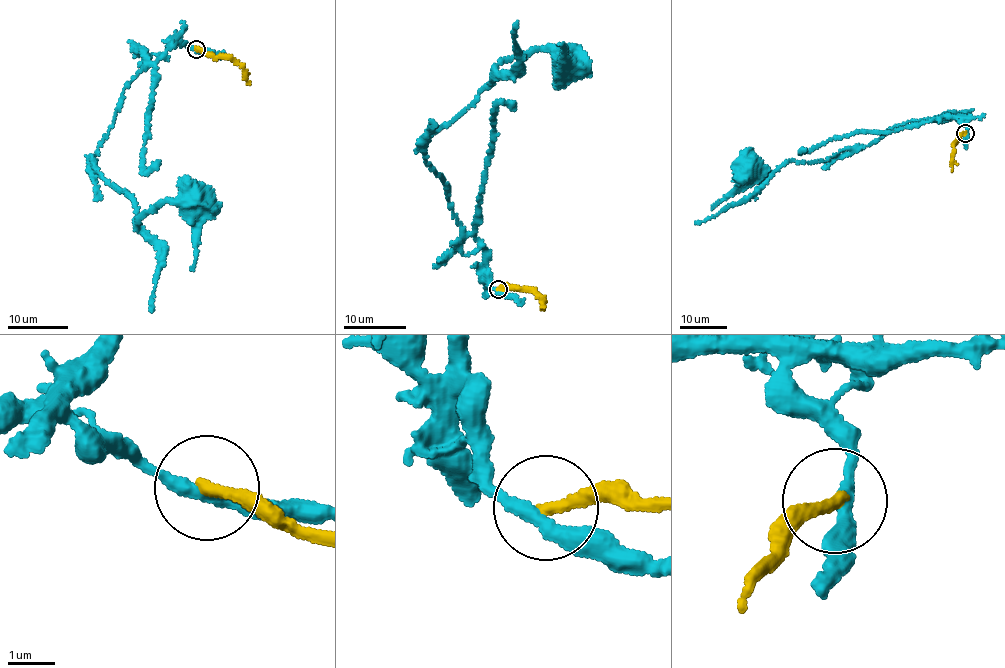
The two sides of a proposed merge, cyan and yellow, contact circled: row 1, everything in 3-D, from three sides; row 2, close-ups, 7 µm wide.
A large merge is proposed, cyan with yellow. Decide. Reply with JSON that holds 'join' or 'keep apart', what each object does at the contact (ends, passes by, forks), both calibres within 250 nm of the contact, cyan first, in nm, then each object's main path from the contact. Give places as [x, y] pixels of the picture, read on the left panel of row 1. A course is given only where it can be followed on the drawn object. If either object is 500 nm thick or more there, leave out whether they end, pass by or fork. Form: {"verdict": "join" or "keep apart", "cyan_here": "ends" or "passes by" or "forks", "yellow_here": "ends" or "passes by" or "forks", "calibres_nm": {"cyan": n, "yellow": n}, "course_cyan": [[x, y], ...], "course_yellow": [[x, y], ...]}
{"verdict": "keep apart", "cyan_here": "passes by", "yellow_here": "ends", "calibres_nm": {"cyan": 280, "yellow": 280}, "course_cyan": [[195, 49], [176, 40], [125, 88], [91, 161], [131, 196], [134, 224], [165, 200], [194, 209], [196, 203]], "course_yellow": [[196, 49], [230, 58], [241, 67], [249, 84]]}

